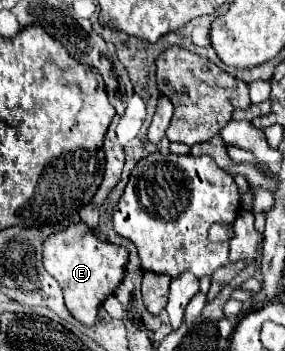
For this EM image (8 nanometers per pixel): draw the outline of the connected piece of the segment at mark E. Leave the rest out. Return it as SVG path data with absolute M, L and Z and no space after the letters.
M70 224L66 230L50 234L42 244L42 264L54 276L64 292L66 308L84 326L94 326L98 308L122 284L128 262L128 250L110 242L100 242L84 224Z

